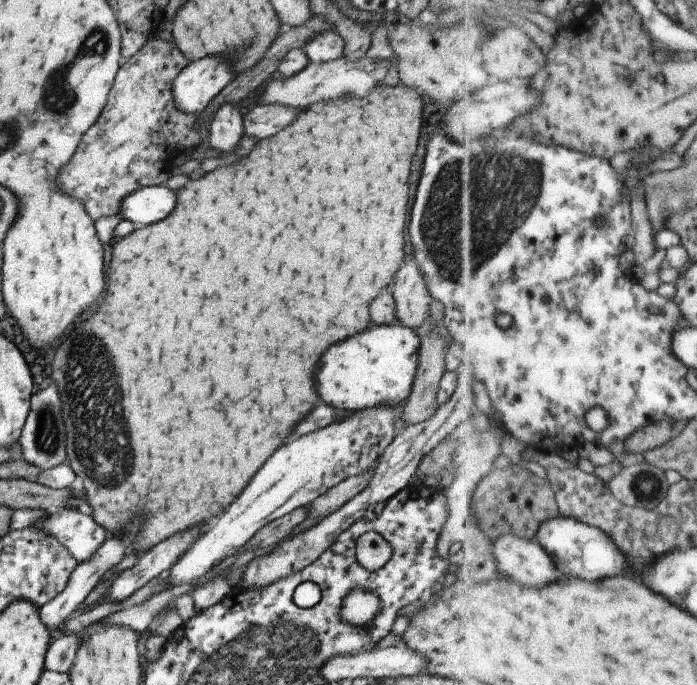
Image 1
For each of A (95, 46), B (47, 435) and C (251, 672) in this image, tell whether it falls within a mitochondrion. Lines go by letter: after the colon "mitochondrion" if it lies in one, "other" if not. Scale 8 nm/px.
A: mitochondrion
B: mitochondrion
C: mitochondrion

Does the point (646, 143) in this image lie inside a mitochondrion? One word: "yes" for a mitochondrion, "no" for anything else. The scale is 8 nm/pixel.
no

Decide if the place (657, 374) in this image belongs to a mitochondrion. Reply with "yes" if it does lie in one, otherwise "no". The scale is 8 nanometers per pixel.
no

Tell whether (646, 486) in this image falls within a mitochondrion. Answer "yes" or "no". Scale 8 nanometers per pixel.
yes

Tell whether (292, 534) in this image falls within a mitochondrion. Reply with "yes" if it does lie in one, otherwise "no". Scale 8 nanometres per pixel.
no

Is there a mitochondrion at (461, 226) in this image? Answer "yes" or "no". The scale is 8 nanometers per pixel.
yes

